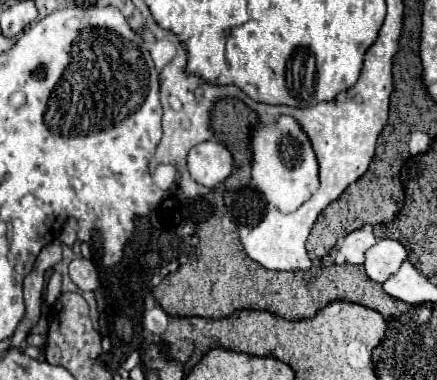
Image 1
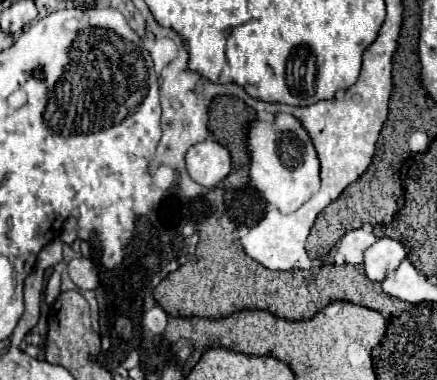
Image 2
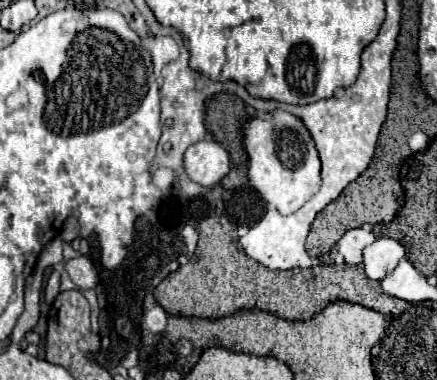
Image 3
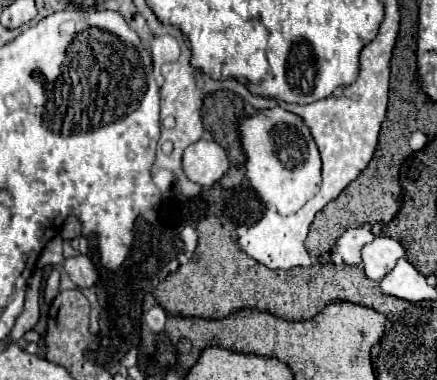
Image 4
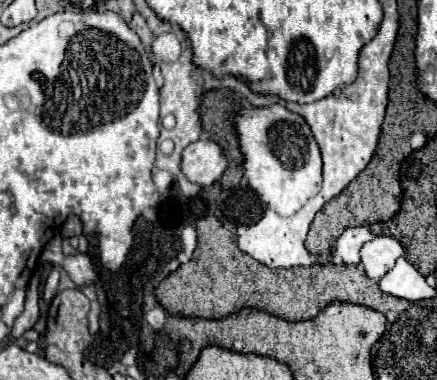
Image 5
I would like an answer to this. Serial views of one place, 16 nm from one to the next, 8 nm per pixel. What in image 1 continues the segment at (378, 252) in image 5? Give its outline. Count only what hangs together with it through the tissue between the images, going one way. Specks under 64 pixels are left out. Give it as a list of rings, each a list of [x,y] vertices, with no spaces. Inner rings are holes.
[[[382,238],[366,250],[364,268],[370,280],[384,282],[406,260],[406,248],[398,240]]]

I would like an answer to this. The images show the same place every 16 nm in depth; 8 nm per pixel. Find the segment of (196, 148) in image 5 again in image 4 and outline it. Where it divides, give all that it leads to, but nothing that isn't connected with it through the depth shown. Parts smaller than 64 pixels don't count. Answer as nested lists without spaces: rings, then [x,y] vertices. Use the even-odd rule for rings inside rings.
[[[202,138],[184,150],[182,168],[188,180],[210,188],[226,174],[228,158],[220,144],[216,144],[212,138]]]

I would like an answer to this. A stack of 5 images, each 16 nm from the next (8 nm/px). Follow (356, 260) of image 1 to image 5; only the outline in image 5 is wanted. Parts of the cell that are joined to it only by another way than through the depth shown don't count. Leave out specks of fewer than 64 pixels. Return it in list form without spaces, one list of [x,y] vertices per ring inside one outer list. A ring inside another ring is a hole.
[[[368,224],[346,228],[336,240],[334,254],[342,260],[343,264],[360,264],[360,248],[368,240],[372,240],[372,232]]]

